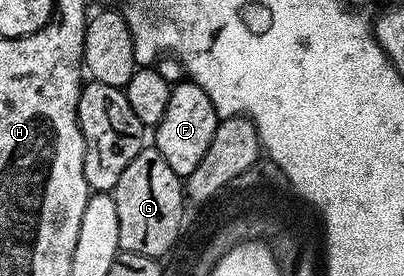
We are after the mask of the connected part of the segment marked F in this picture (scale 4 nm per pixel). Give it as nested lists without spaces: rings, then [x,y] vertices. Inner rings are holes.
[[[193,82],[175,83],[170,90],[168,110],[164,110],[164,118],[156,125],[152,140],[158,153],[172,166],[179,178],[185,178],[200,166],[200,158],[204,158],[204,150],[208,150],[208,142],[212,142],[212,134],[216,134],[216,126],[220,119],[218,111],[212,106],[212,98],[204,94],[200,85]]]

